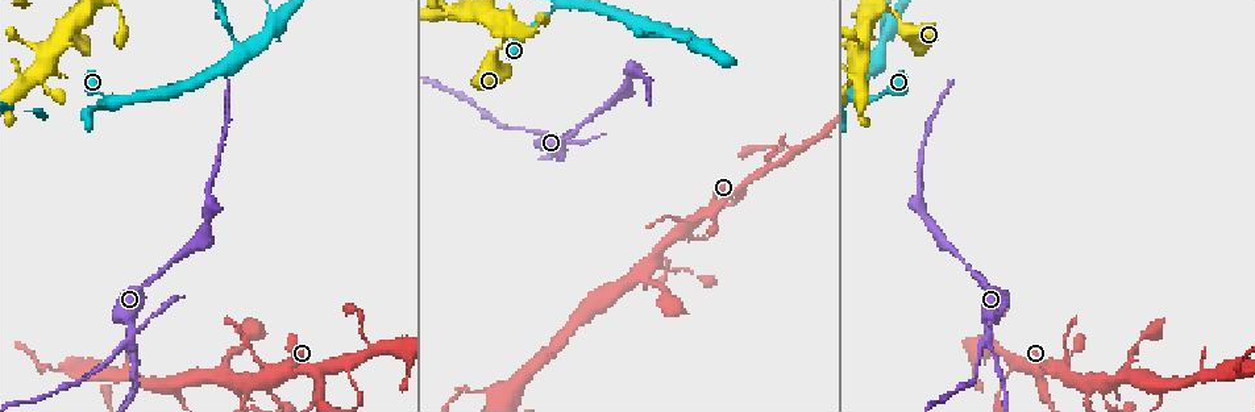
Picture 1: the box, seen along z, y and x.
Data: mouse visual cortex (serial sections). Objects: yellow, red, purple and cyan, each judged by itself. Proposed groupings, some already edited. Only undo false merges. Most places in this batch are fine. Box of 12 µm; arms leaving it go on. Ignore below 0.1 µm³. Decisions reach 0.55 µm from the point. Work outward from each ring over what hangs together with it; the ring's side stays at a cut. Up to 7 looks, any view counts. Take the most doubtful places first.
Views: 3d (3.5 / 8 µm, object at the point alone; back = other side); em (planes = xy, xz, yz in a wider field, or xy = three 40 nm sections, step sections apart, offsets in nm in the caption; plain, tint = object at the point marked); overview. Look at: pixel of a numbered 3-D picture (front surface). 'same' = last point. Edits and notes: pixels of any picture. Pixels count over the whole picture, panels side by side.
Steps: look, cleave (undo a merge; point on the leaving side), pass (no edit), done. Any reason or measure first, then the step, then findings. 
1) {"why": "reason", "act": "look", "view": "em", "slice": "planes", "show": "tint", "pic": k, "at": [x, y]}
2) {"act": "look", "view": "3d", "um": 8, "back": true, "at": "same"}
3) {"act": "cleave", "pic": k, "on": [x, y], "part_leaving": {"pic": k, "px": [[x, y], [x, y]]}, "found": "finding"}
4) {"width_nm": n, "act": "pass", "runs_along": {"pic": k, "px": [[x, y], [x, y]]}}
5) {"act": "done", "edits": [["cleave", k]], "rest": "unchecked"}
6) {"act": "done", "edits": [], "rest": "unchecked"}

{"why": "a fork", "act": "look", "view": "3d", "um": 8, "pic": 1, "at": [987, 341]}

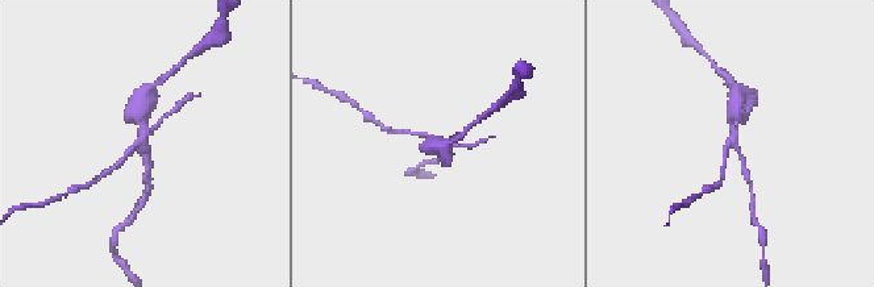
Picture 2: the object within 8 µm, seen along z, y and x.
{"act": "look", "view": "3d", "um": 3.5, "back": true, "pic": 2, "at": [145, 139]}

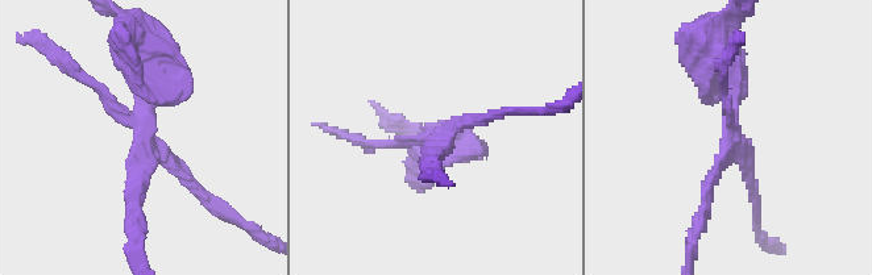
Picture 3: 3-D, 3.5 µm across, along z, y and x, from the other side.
{"act": "look", "view": "em", "slice": "planes", "show": "tint", "pic": 3, "at": [729, 135]}

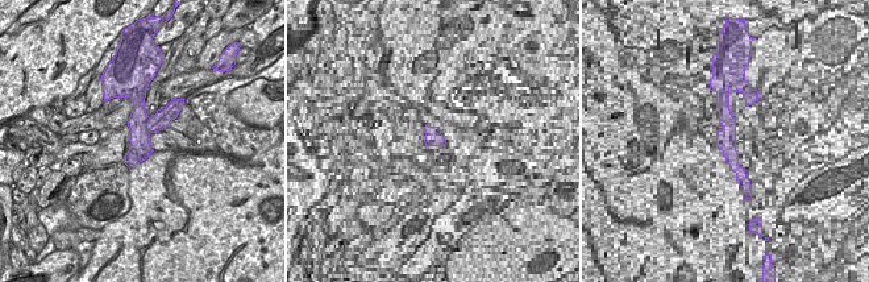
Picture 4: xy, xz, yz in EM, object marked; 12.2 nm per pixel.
{"act": "cleave", "pic": 3, "on": [194, 186], "part_leaving": {"pic": 3, "px": [[156, 144], [212, 205], [253, 229]]}, "found": "two cells meet here"}

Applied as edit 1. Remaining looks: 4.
{"why": "thick turns thin", "act": "look", "view": "3d", "um": 3.5, "pic": 1, "at": [708, 213]}

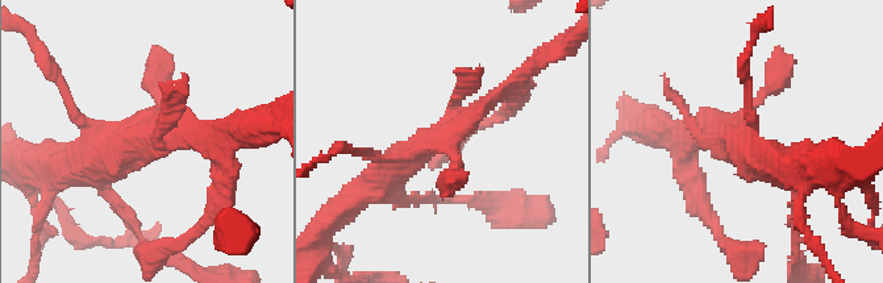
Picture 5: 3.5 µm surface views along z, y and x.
{"why": "shape alone is not enough", "act": "look", "view": "em", "slice": "planes", "show": "tint", "pic": 5, "at": [434, 137]}

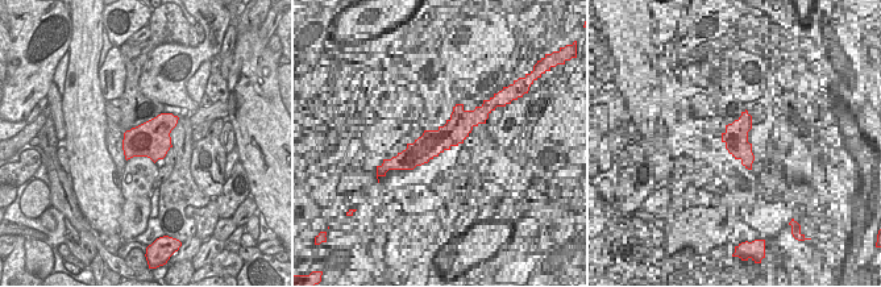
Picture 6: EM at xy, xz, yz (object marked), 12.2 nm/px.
{"act": "pass", "runs_along": {"pic": 5, "px": [[467, 82], [454, 125], [366, 190]]}, "found": "one cell here"}

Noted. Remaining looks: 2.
{"why": "arms part here", "act": "look", "view": "em", "slice": "xy", "step": 3, "show": "tint", "pic": 1, "at": [1018, 366]}

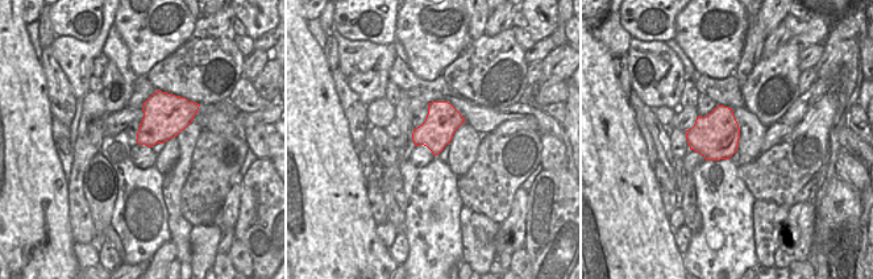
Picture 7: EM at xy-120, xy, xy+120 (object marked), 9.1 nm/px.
{"why": "see where the arms go", "act": "look", "view": "3d", "um": 3.5, "at": "same"}

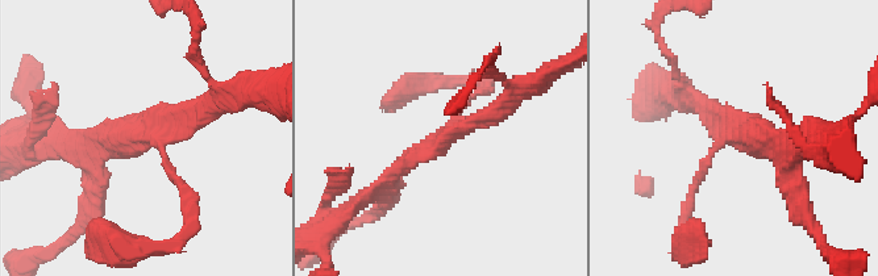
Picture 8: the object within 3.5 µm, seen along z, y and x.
{"width_nm": 300, "act": "pass", "runs_along": {"pic": 8, "px": [[382, 182], [523, 91]]}, "found": "one cell here"}

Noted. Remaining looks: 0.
{"act": "done", "edits": [["cleave", 3]], "rest": "unchecked"}

